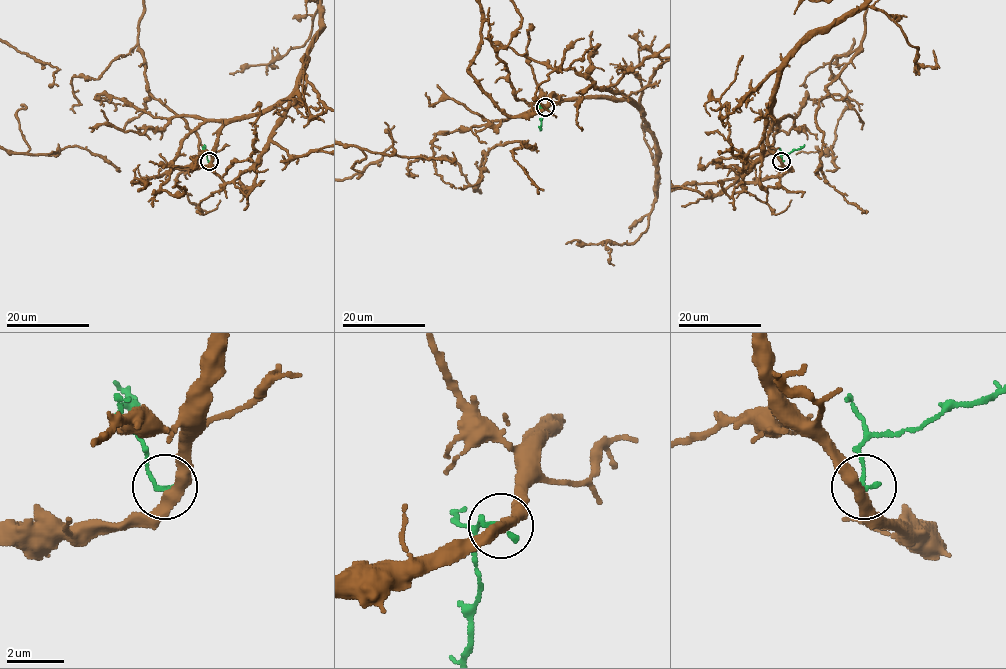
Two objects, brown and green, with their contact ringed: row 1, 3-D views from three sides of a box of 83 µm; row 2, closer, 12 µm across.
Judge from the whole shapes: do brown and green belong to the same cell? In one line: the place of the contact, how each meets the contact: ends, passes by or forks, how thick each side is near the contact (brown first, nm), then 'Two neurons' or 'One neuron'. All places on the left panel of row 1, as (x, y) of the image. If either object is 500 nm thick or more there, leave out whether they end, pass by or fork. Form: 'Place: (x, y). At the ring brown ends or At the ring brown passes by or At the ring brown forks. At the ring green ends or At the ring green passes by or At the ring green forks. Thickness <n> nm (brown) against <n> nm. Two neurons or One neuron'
Place: (209, 161). At the ring brown passes by. At the ring green ends. Thickness 380 nm (brown) against 190 nm. Two neurons

